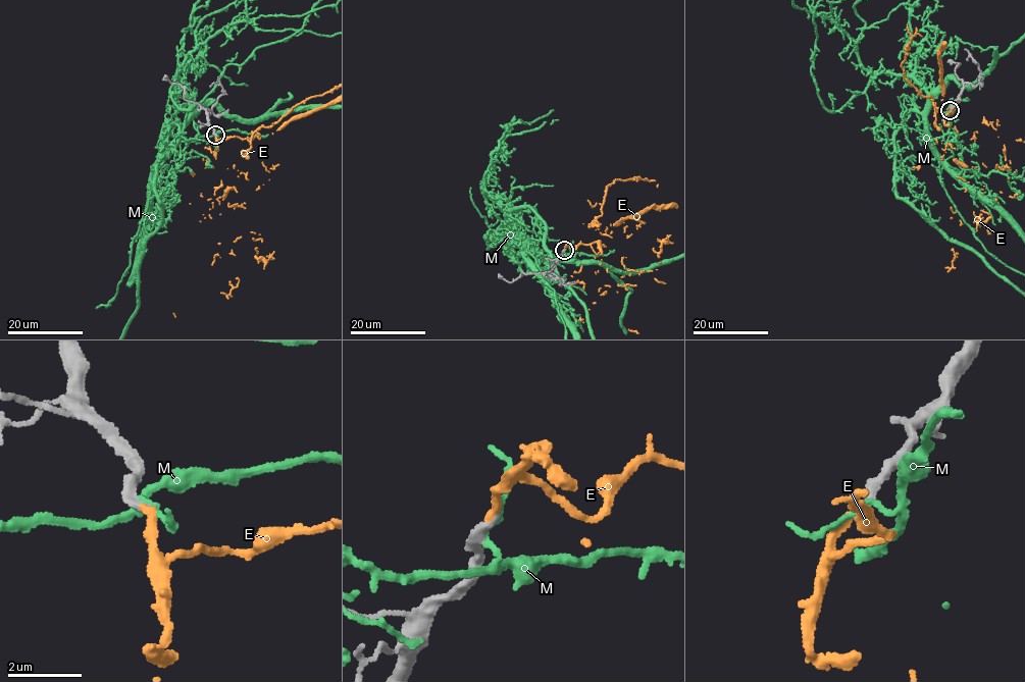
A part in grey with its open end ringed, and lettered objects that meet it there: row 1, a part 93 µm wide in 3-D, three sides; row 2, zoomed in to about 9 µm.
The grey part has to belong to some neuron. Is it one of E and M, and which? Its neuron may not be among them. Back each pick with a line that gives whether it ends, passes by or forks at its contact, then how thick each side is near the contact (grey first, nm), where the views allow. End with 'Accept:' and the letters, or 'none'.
E: it ends; calibres 280 and 240 nm
Accept: E

